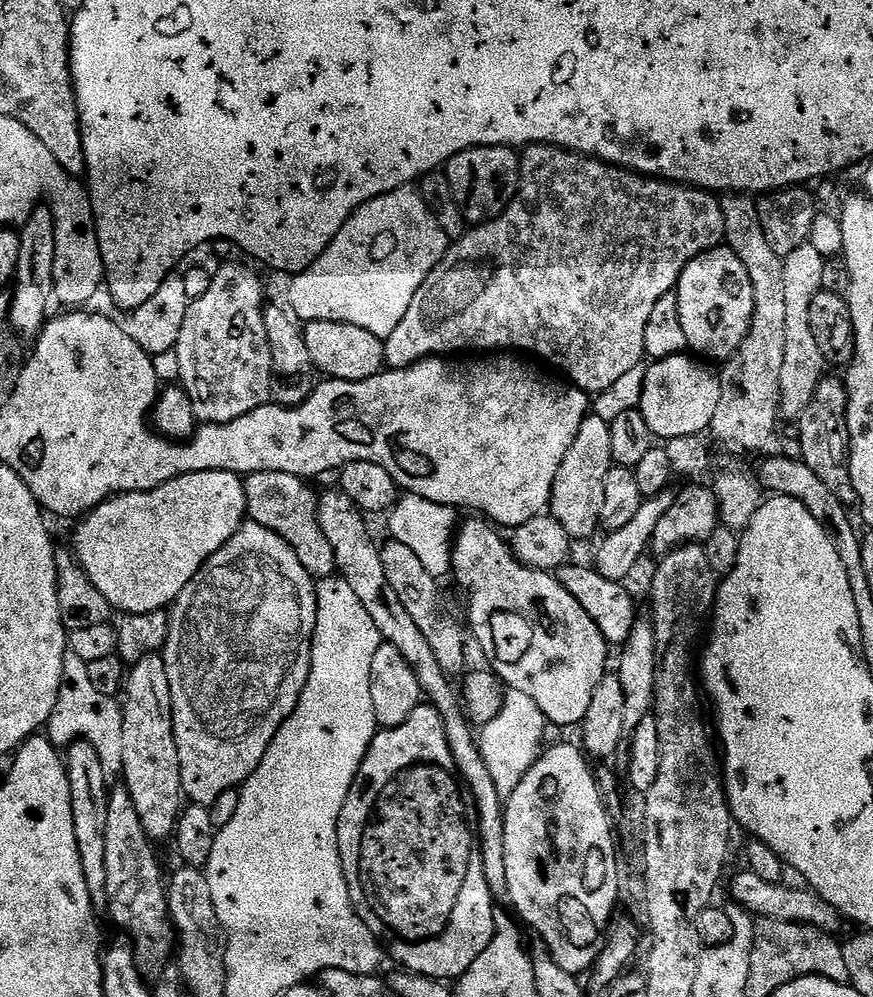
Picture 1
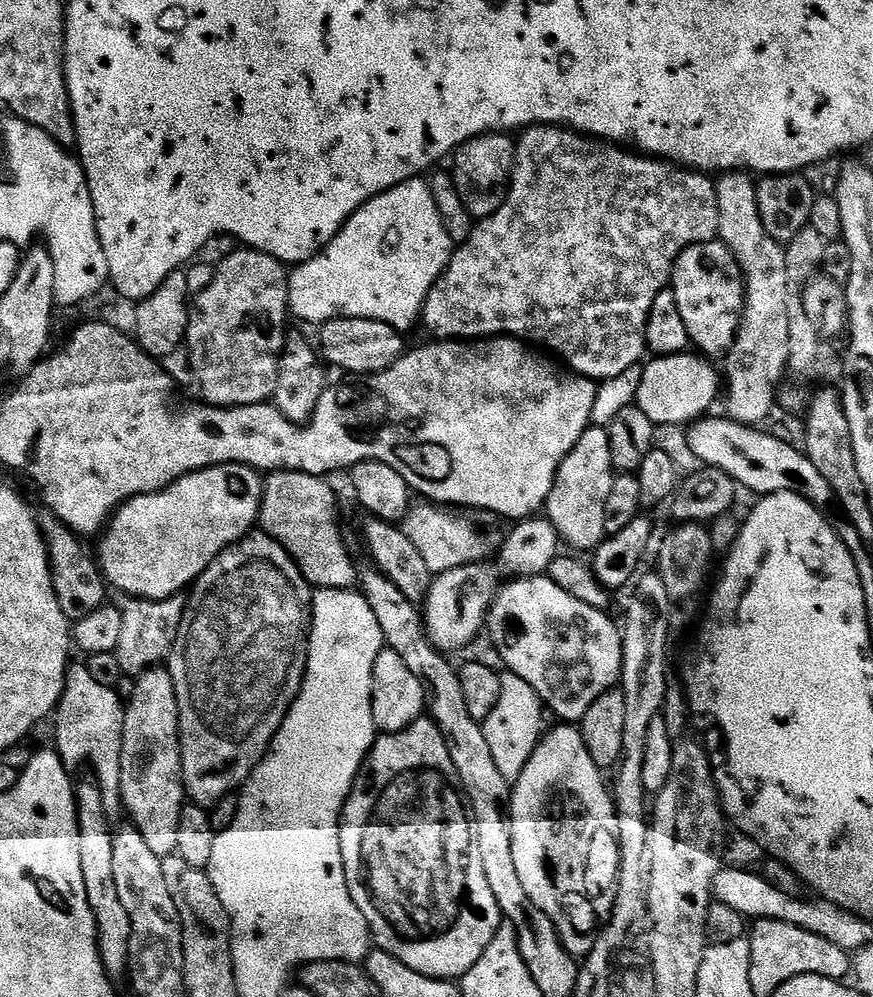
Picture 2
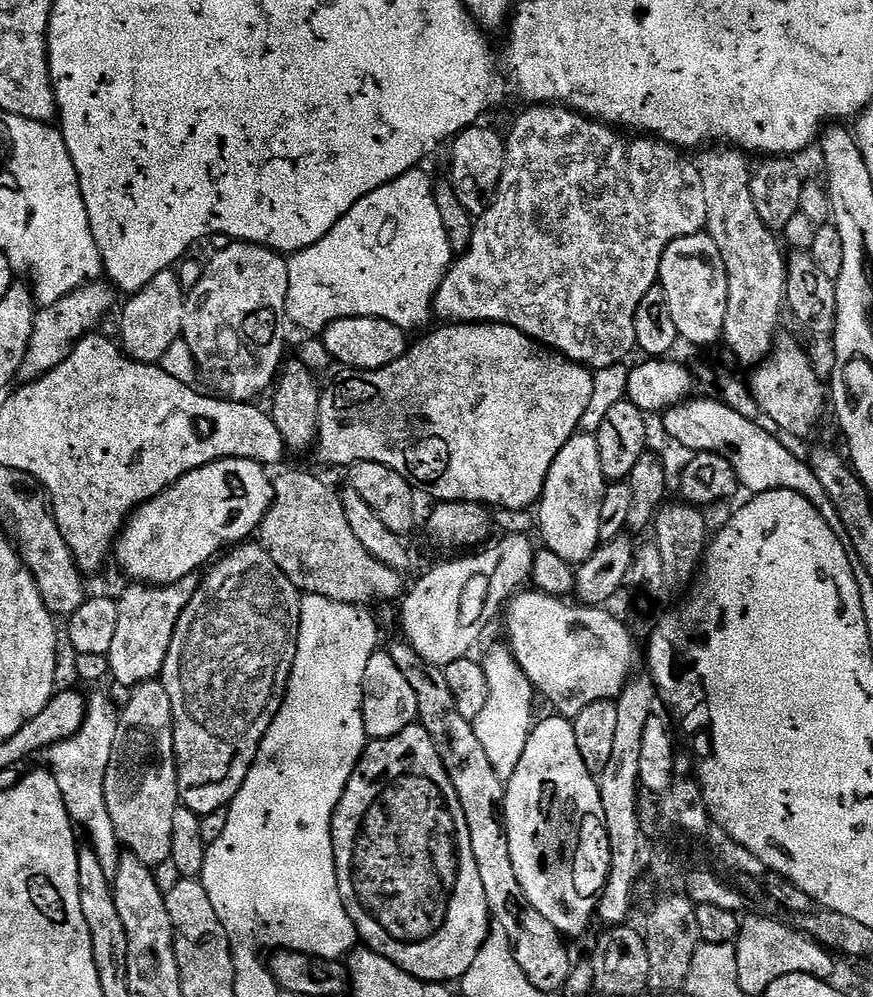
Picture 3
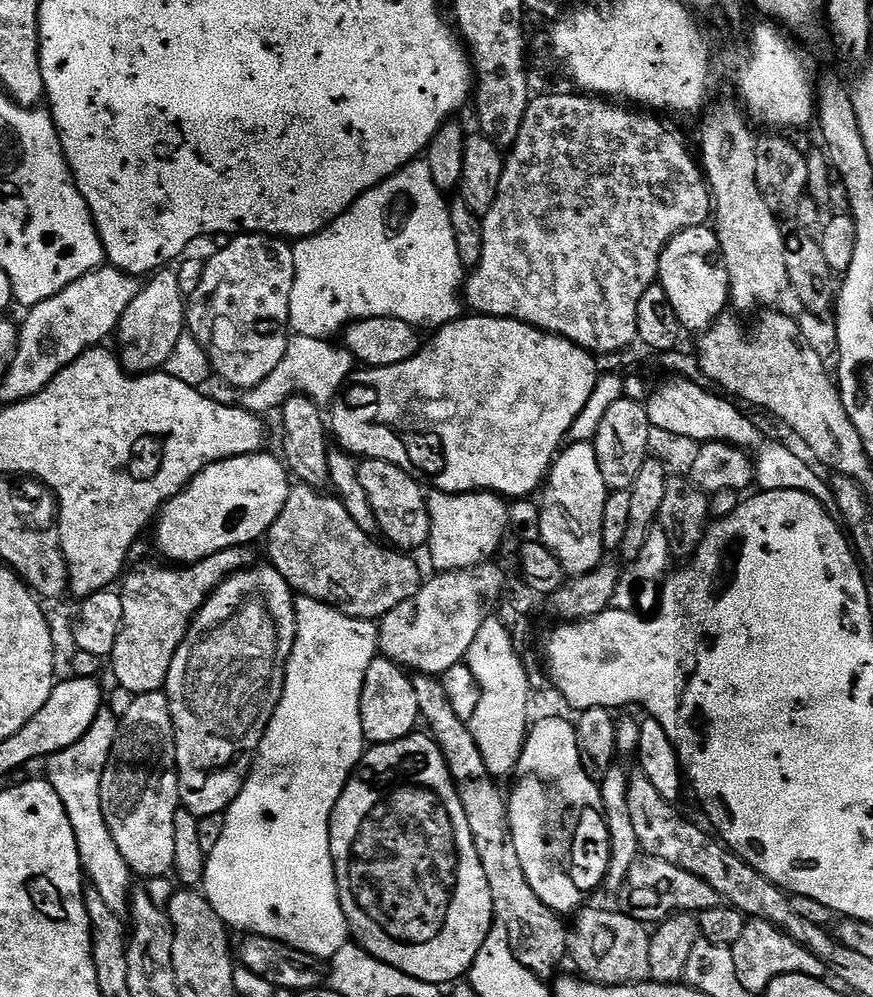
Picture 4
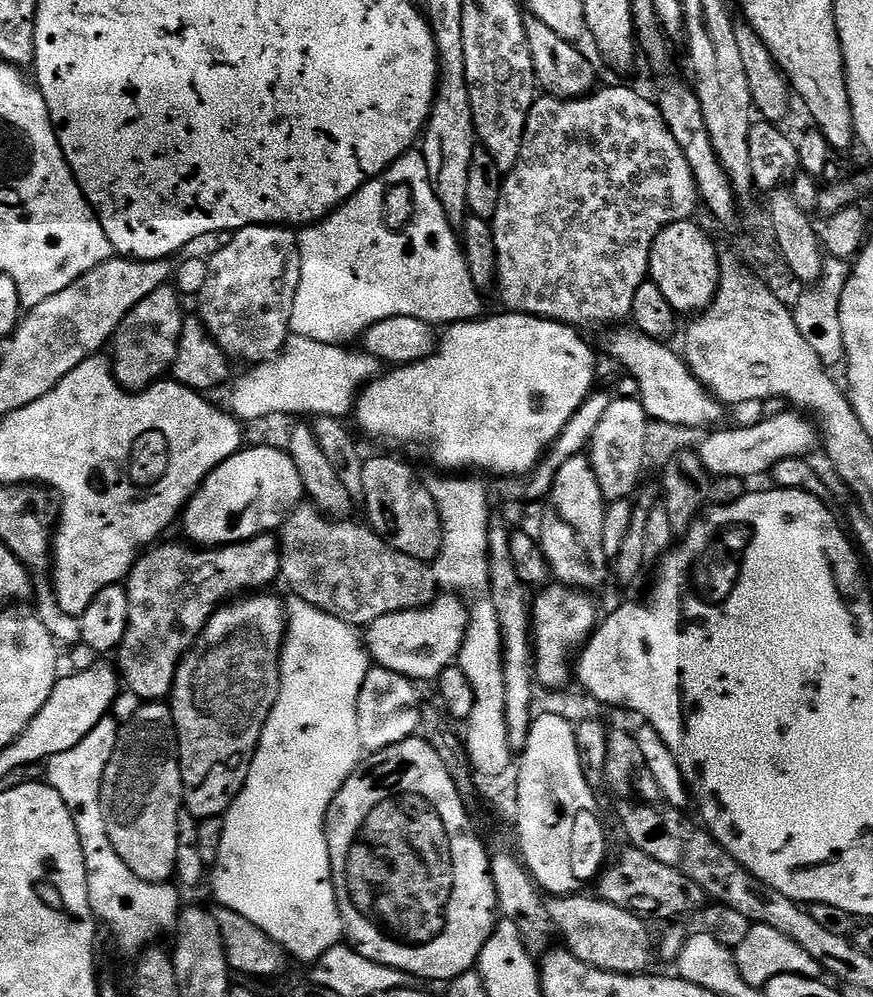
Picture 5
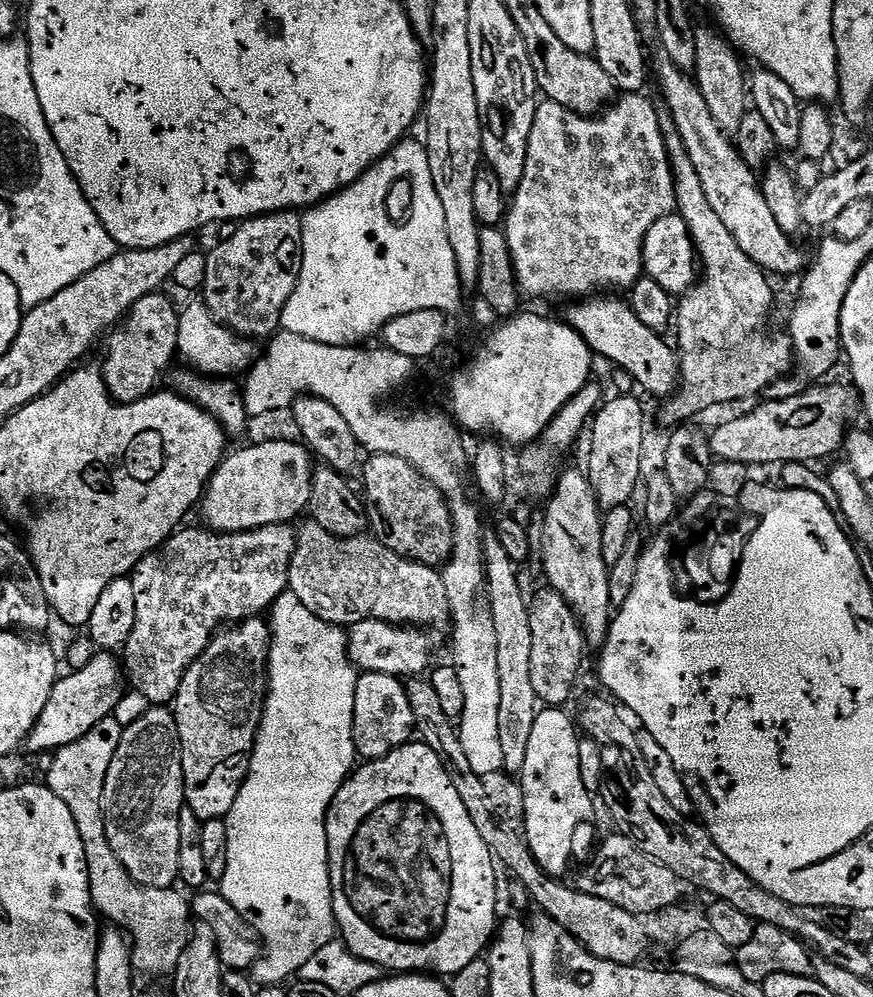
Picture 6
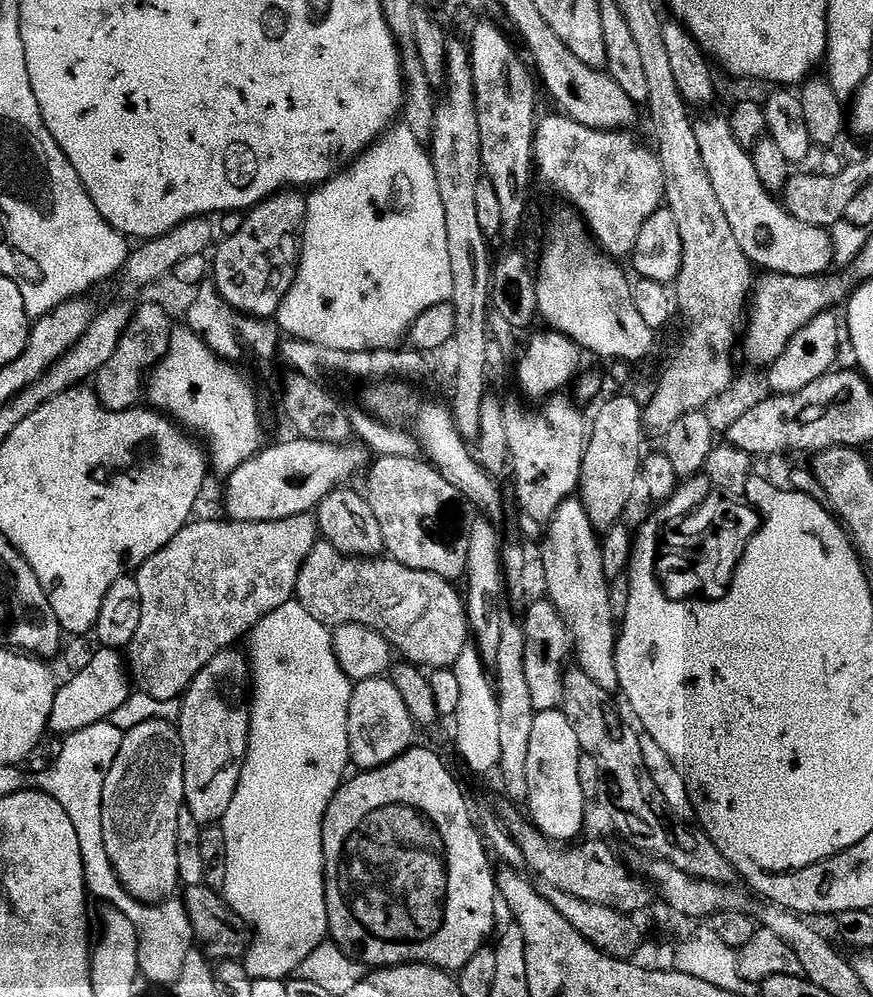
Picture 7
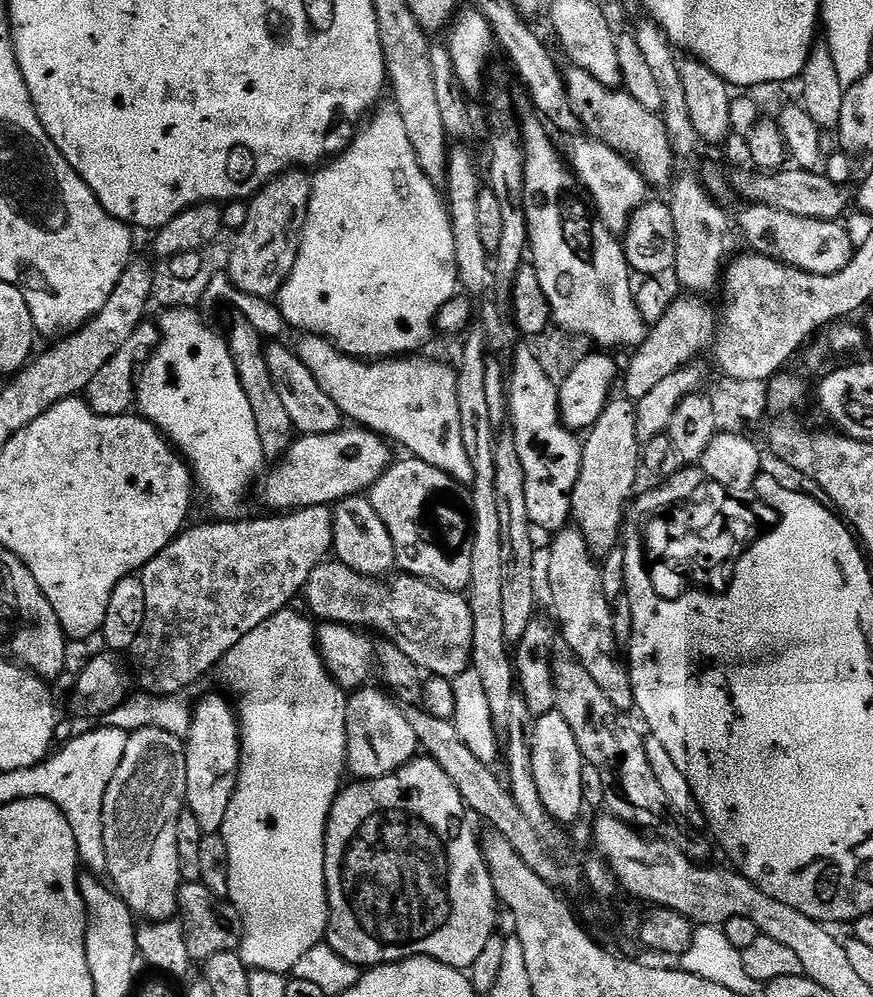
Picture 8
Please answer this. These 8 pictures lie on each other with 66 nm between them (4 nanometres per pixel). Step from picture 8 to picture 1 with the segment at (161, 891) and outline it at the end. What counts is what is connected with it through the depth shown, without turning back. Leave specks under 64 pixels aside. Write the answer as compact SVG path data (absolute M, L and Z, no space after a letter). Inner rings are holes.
M151 654L144 656L140 661L131 665L130 671L126 676L126 683L122 693L122 707L124 710L124 721L122 722L122 742L118 749L120 764L124 767L123 787L127 788L130 798L134 798L134 810L138 810L138 818L142 822L142 830L146 830L149 840L159 842L173 835L176 831L176 824L180 820L182 811L182 789L180 787L180 763L178 762L178 746L174 738L174 726L172 725L172 699L170 698L170 678L166 678L166 666L164 665L163 655Z

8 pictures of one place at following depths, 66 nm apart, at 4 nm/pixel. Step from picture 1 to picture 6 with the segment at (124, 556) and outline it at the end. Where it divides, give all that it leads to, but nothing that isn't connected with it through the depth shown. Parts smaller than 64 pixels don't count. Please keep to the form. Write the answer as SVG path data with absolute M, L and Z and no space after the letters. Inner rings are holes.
M264 440L233 456L225 455L202 497L203 523L211 531L249 532L271 524L287 524L307 509L314 456L303 443L293 440Z

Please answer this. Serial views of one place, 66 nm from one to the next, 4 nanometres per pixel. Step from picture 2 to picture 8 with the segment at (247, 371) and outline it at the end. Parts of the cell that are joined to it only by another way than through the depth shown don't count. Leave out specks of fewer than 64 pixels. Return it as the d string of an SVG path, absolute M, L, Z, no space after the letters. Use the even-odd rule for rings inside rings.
M304 170L280 173L247 201L246 226L236 233L232 253L228 256L226 271L237 293L245 292L248 298L272 298L290 278L300 249L300 235L304 233L306 214L310 206L312 176Z

